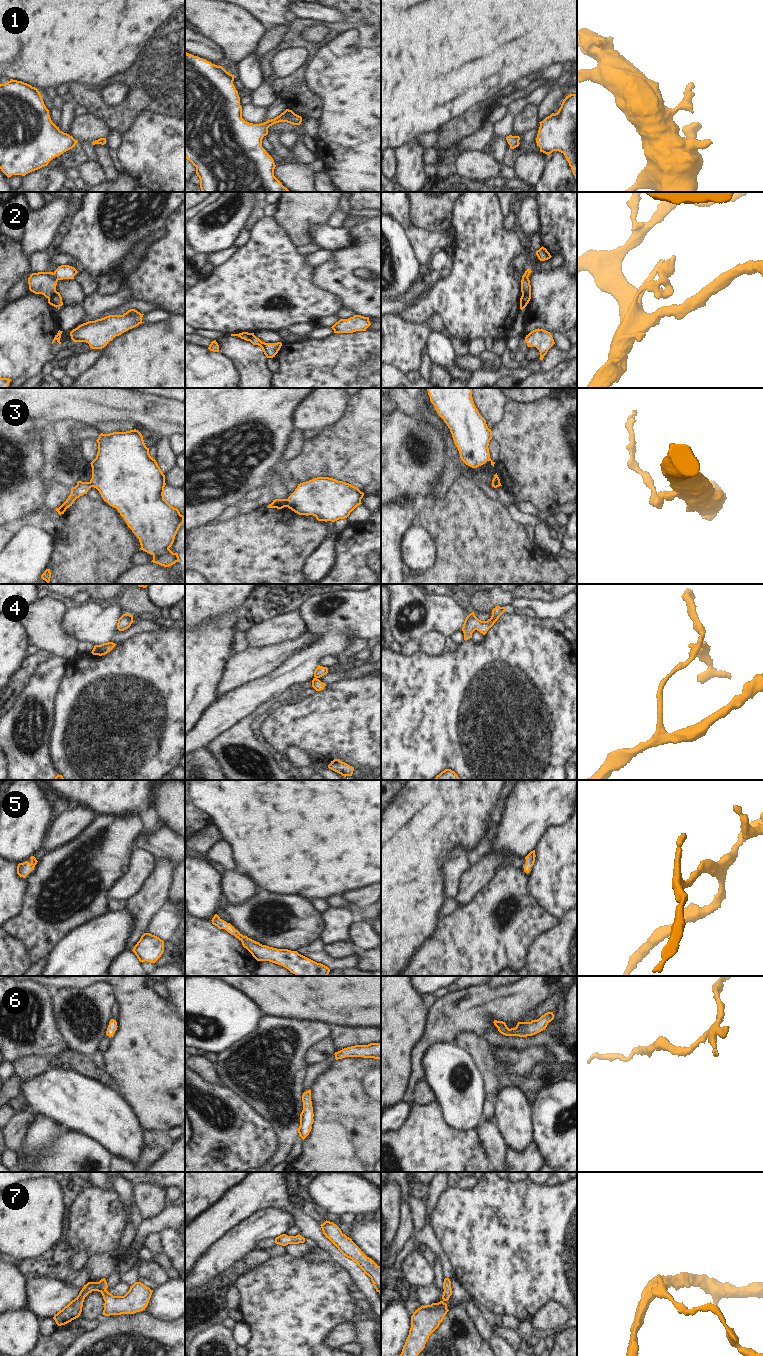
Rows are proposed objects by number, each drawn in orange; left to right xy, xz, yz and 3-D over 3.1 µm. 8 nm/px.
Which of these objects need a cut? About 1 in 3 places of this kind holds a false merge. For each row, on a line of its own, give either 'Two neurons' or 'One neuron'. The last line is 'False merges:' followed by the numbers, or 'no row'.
1: One neuron
2: Two neurons
3: Two neurons
4: One neuron
5: One neuron
6: One neuron
7: One neuron
False merges: 2, 3.

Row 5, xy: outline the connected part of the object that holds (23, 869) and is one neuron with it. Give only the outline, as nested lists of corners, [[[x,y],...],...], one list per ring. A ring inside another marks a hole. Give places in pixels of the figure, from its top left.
[[[34,856],[30,857],[31,862],[25,861],[23,863],[19,863],[17,866],[17,874],[20,877],[26,878],[26,876],[34,870],[35,865],[37,864],[37,860]]]

